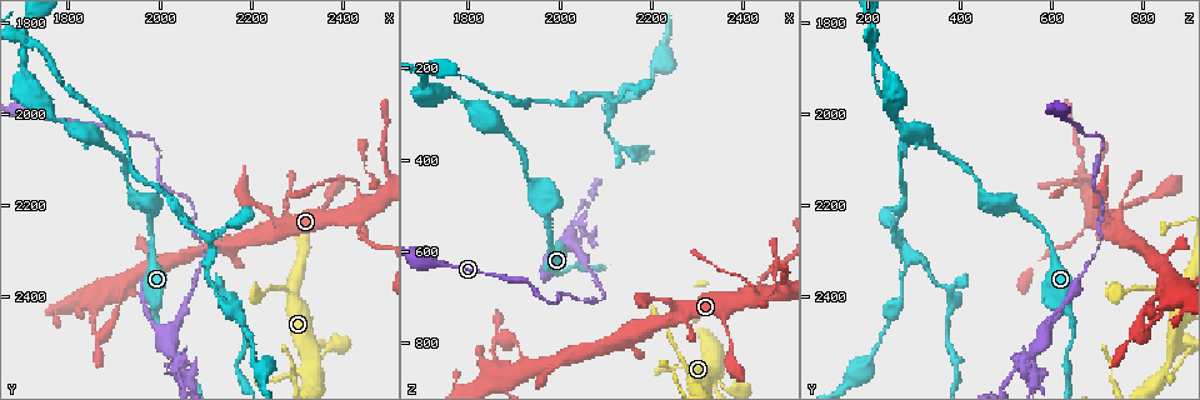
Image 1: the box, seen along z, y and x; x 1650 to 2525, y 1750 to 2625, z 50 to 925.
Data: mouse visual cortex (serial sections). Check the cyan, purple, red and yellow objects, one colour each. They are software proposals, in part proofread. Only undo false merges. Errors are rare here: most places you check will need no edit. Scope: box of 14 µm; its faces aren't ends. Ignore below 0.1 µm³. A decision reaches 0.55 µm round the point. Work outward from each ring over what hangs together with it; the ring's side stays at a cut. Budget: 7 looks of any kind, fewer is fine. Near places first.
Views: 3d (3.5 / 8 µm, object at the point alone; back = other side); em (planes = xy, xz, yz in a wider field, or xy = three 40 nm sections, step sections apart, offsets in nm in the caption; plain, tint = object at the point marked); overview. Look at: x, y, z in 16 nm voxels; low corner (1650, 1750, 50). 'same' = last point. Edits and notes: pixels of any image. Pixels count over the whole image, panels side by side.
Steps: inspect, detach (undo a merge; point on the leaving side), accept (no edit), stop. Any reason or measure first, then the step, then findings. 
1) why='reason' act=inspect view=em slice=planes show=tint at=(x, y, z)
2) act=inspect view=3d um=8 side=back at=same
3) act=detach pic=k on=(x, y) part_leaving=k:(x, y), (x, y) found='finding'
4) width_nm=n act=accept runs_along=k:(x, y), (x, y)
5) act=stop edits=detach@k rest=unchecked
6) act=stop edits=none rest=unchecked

why='sudden change in width' act=inspect view=3d um=3.5 at=(2040, 2550, 535)

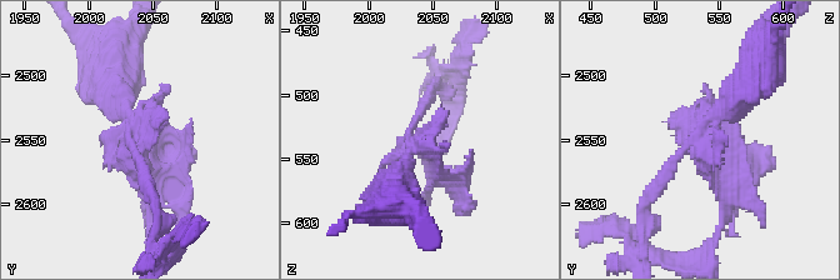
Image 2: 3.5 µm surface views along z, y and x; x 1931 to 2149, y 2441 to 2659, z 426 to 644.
act=inspect view=em slice=xy step=3 show=tint at=(2036, 2548, 540)

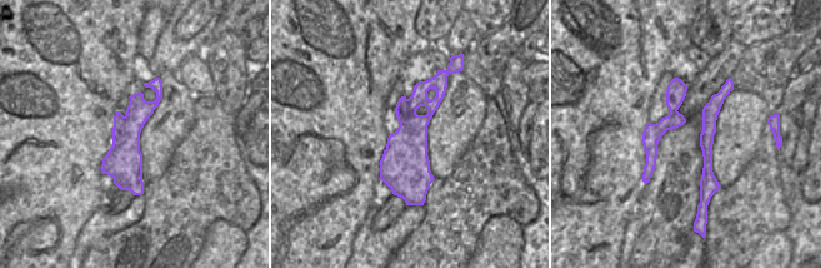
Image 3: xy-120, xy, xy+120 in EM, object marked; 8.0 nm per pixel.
act=detach pic=2 on=(741, 148) border=3:(125, 117), (125, 138), (113, 145) found='two cells meet here'

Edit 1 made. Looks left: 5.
why='redraw' act=inspect view=overview

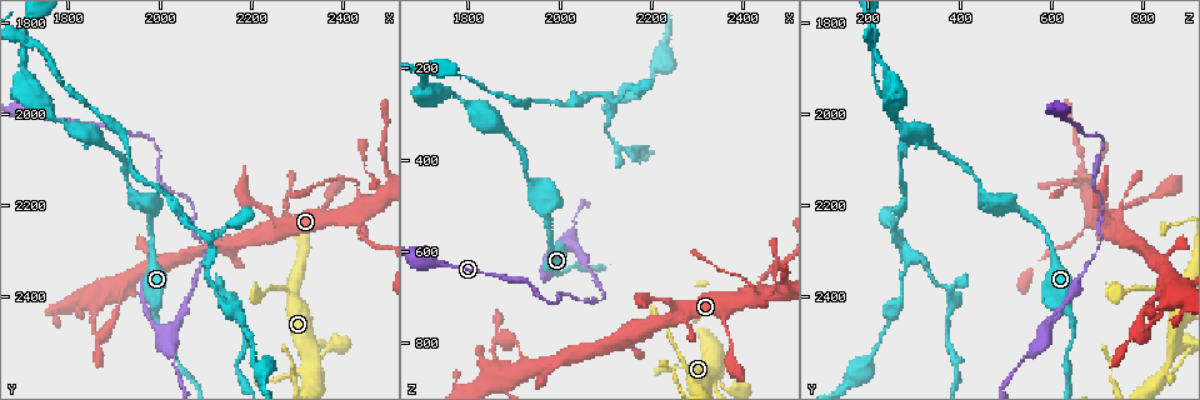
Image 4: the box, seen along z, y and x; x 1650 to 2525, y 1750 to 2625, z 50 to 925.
why='three arms meet' act=inspect view=3d um=8 at=(2435, 2215, 685)

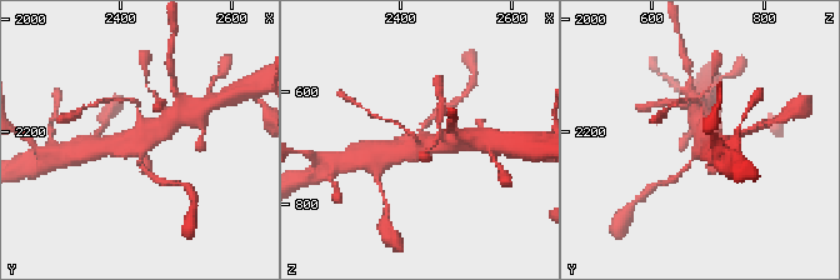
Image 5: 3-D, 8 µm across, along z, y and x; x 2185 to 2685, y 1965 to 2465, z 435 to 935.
act=inspect view=3d um=3.5 side=back at=(2440, 2225, 690)

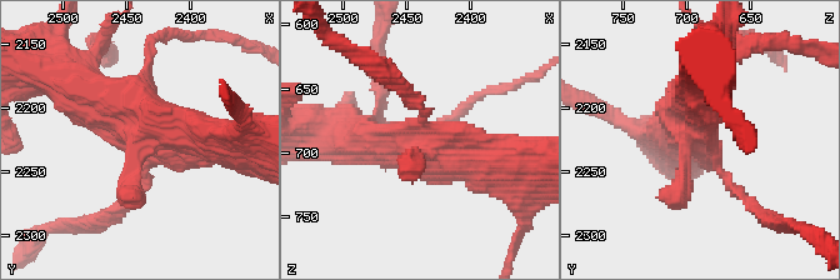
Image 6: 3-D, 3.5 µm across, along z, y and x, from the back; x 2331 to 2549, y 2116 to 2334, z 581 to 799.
act=inspect view=em slice=planes show=tint at=(2436, 2220, 690)

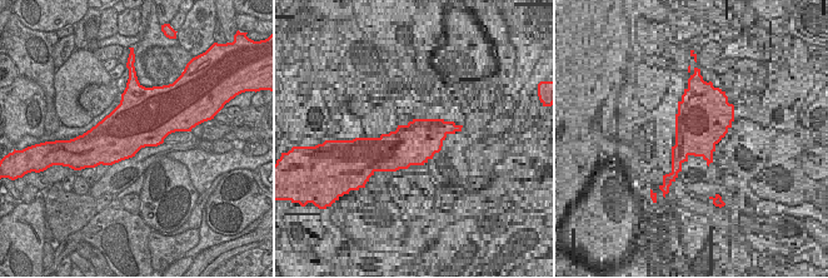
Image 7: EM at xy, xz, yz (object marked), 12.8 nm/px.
act=accept runs_along=6:(228, 140), (78, 86) found='one cell here'

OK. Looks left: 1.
act=stop edits=detach@2 rest=unchecked

